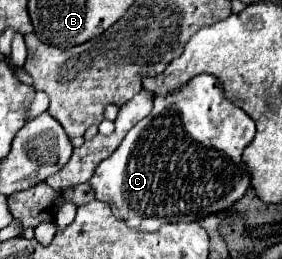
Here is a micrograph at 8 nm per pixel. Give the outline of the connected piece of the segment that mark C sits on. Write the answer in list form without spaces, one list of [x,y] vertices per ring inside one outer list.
[[[197,75],[187,85],[157,95],[153,111],[141,119],[115,149],[111,157],[99,163],[91,177],[95,199],[111,205],[115,217],[123,219],[129,229],[157,231],[165,223],[191,223],[235,205],[251,187],[251,173],[243,161],[243,149],[255,137],[255,121],[225,97],[217,77]]]

